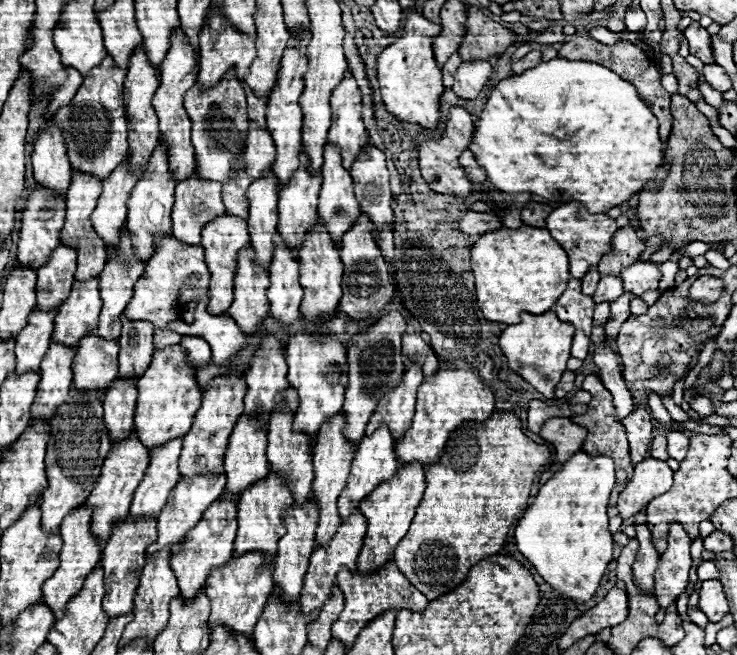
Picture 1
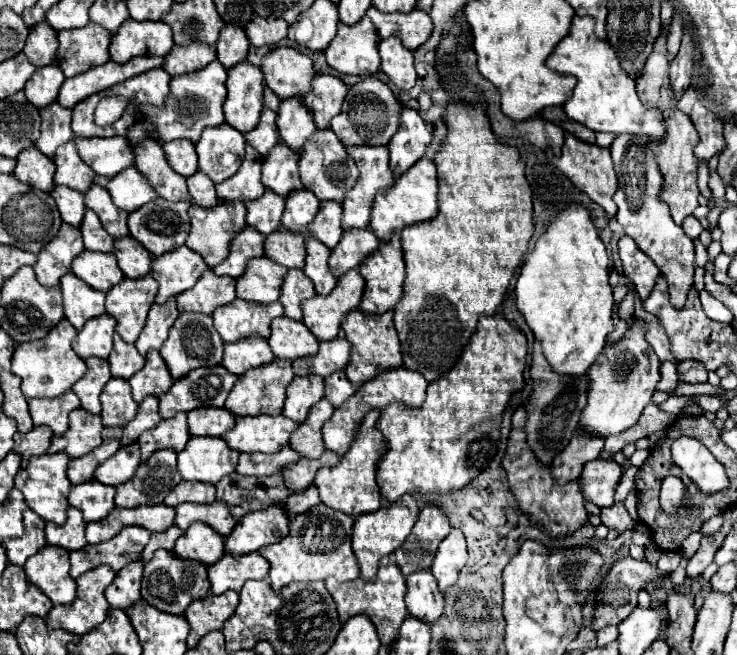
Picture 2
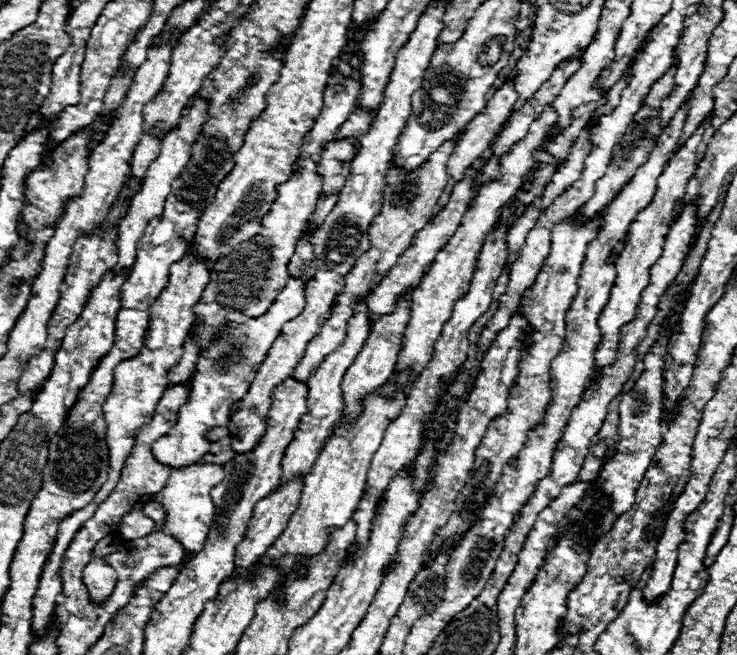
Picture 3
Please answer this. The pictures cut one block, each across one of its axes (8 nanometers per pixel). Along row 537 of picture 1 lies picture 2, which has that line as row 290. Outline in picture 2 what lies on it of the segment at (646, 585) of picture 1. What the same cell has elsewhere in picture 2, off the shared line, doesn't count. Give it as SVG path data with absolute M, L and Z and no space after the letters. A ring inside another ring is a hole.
M622 236L618 240L618 250L624 276L632 280L638 296L644 300L652 292L660 270L656 268L656 264L652 264L652 258L644 256L644 252L640 252L640 248L636 248L636 242L628 236Z

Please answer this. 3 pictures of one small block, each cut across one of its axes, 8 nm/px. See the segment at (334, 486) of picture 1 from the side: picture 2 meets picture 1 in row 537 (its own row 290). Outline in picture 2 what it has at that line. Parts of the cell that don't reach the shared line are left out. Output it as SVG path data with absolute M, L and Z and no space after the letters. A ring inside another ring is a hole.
M312 236L306 238L304 274L314 282L316 294L320 296L328 296L336 288L336 282L338 282L328 268L328 256L330 256L330 248L326 248L322 242L318 242Z

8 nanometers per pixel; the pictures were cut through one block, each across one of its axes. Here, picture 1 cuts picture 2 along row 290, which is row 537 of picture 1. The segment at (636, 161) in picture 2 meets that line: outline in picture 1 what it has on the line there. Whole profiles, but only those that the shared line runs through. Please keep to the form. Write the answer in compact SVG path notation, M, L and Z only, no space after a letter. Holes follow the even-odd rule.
M672 524L668 536L668 548L660 556L656 570L656 590L654 590L656 600L658 600L658 580L660 580L660 610L656 622L664 620L668 606L674 604L678 596L686 590L690 564L692 564L690 538L680 524Z

